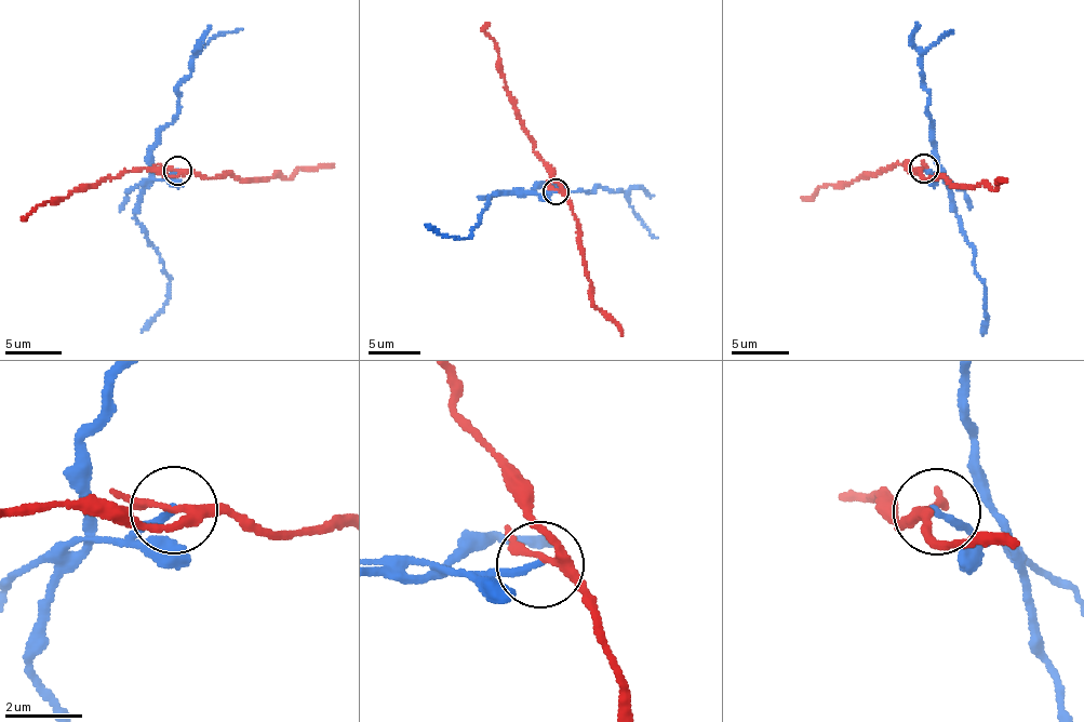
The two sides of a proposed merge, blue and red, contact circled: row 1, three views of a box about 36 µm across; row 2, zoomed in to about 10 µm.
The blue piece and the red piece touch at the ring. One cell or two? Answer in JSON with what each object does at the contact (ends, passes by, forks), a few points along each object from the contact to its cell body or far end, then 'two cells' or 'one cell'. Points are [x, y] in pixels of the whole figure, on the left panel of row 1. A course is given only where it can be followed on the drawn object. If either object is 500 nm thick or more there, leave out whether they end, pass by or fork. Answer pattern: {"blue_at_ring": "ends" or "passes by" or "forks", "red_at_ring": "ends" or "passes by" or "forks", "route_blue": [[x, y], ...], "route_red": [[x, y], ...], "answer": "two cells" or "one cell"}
{"blue_at_ring": "ends", "red_at_ring": "forks", "route_blue": [[178, 170], [154, 176], [151, 146], [177, 112], [178, 84], [191, 74], [191, 59], [221, 35], [242, 29]], "route_red": [[176, 170], [179, 173], [174, 176], [143, 168], [121, 172], [72, 190], [59, 200], [43, 202], [25, 217]], "answer": "two cells"}

